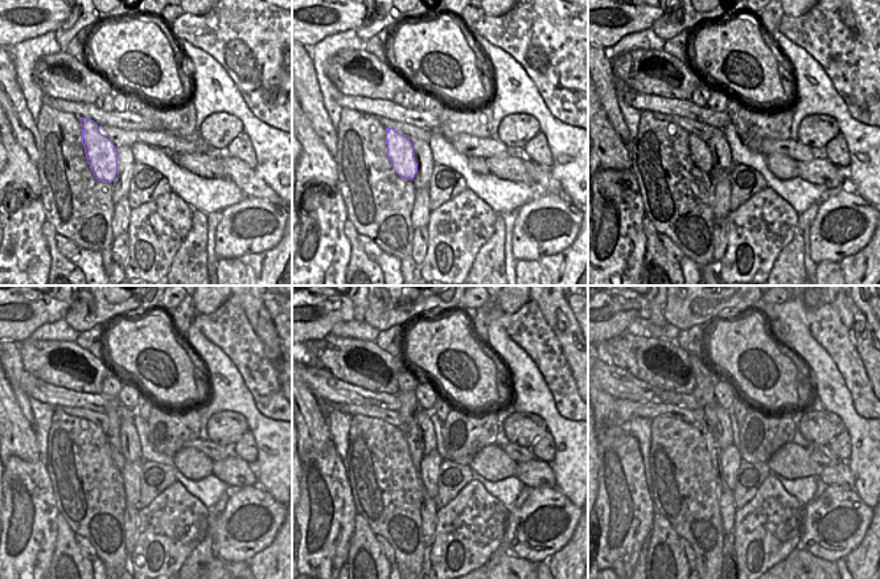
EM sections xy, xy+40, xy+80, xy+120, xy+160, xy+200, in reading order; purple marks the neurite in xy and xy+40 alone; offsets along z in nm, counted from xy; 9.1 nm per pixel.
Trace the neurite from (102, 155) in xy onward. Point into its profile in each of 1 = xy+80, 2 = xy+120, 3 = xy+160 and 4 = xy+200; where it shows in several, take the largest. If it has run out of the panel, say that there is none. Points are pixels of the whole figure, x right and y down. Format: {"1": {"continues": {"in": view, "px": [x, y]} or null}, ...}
{"1": {"continues": {"in": "xy+80", "px": [699, 151]}}, "2": {"continues": {"in": "xy+120", "px": [116, 454]}}, "3": {"continues": {"in": "xy+160", "px": [415, 450]}}, "4": {"continues": {"in": "xy+200", "px": [714, 448]}}}

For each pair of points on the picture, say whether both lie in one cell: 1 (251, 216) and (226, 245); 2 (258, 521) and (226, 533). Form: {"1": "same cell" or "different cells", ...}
{"1": "same cell", "2": "same cell"}

